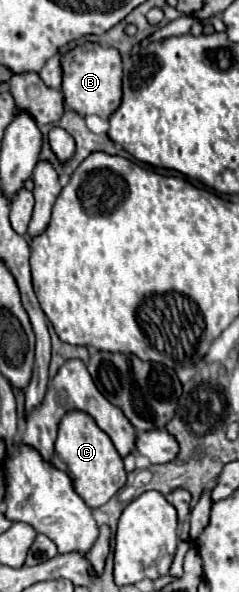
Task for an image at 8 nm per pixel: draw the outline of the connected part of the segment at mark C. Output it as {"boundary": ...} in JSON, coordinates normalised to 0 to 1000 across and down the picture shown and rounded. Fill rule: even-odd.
{"boundary":[[[310,693],[310,696],[285,696],[251,709],[234,760],[226,760],[226,770],[218,770],[209,780],[293,804],[318,834],[377,858],[435,855],[527,818],[527,794],[519,794],[510,774],[485,764],[469,743],[351,696]]]}

